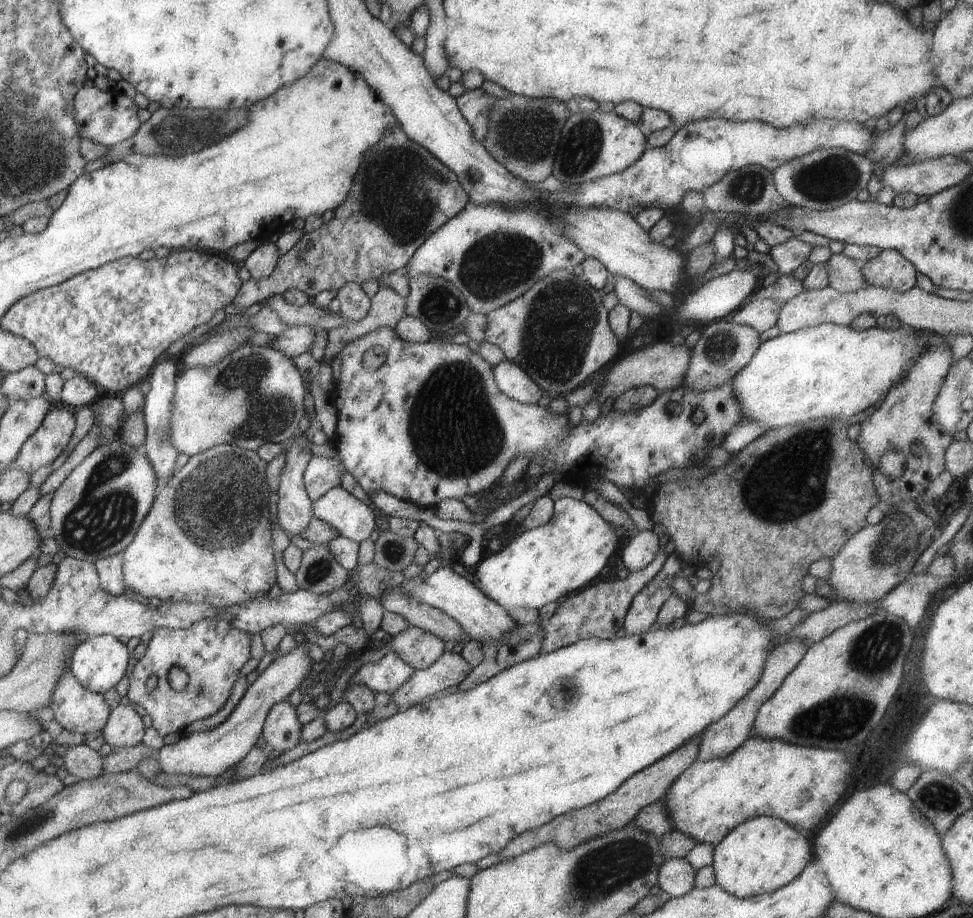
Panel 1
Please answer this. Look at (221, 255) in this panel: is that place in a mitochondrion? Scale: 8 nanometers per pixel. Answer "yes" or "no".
no

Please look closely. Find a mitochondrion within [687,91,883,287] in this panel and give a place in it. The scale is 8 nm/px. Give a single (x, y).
(833, 178)

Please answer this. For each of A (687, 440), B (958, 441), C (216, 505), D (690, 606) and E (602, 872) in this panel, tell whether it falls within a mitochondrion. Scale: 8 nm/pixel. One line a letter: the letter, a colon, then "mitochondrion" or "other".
A: other
B: other
C: mitochondrion
D: other
E: mitochondrion

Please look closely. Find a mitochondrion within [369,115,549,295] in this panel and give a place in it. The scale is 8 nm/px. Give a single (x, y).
(402, 233)

